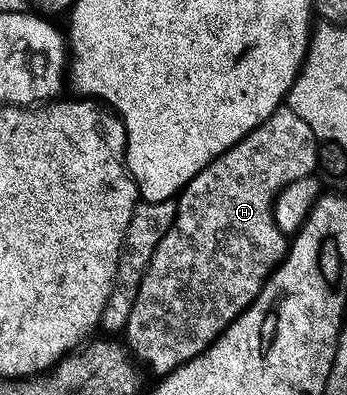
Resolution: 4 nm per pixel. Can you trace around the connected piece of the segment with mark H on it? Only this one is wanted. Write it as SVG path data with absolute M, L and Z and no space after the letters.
M279 107L269 119L257 125L244 139L240 139L240 143L236 143L231 149L221 153L211 165L200 170L184 186L176 198L174 222L168 227L164 239L160 239L160 243L152 255L152 263L148 263L148 271L144 271L140 291L136 291L136 303L132 303L130 314L124 318L124 325L126 325L125 344L131 354L147 370L150 368L152 372L158 373L157 375L165 375L172 372L176 367L183 365L185 361L190 361L196 355L200 355L221 335L224 329L227 329L253 303L256 295L260 295L264 283L270 278L274 268L282 262L288 248L287 234L283 233L281 227L274 221L274 202L277 201L279 193L288 188L293 181L311 176L318 169L319 144L319 138L316 136L312 125L304 123L304 119L300 119L300 115L294 112L293 108Z

